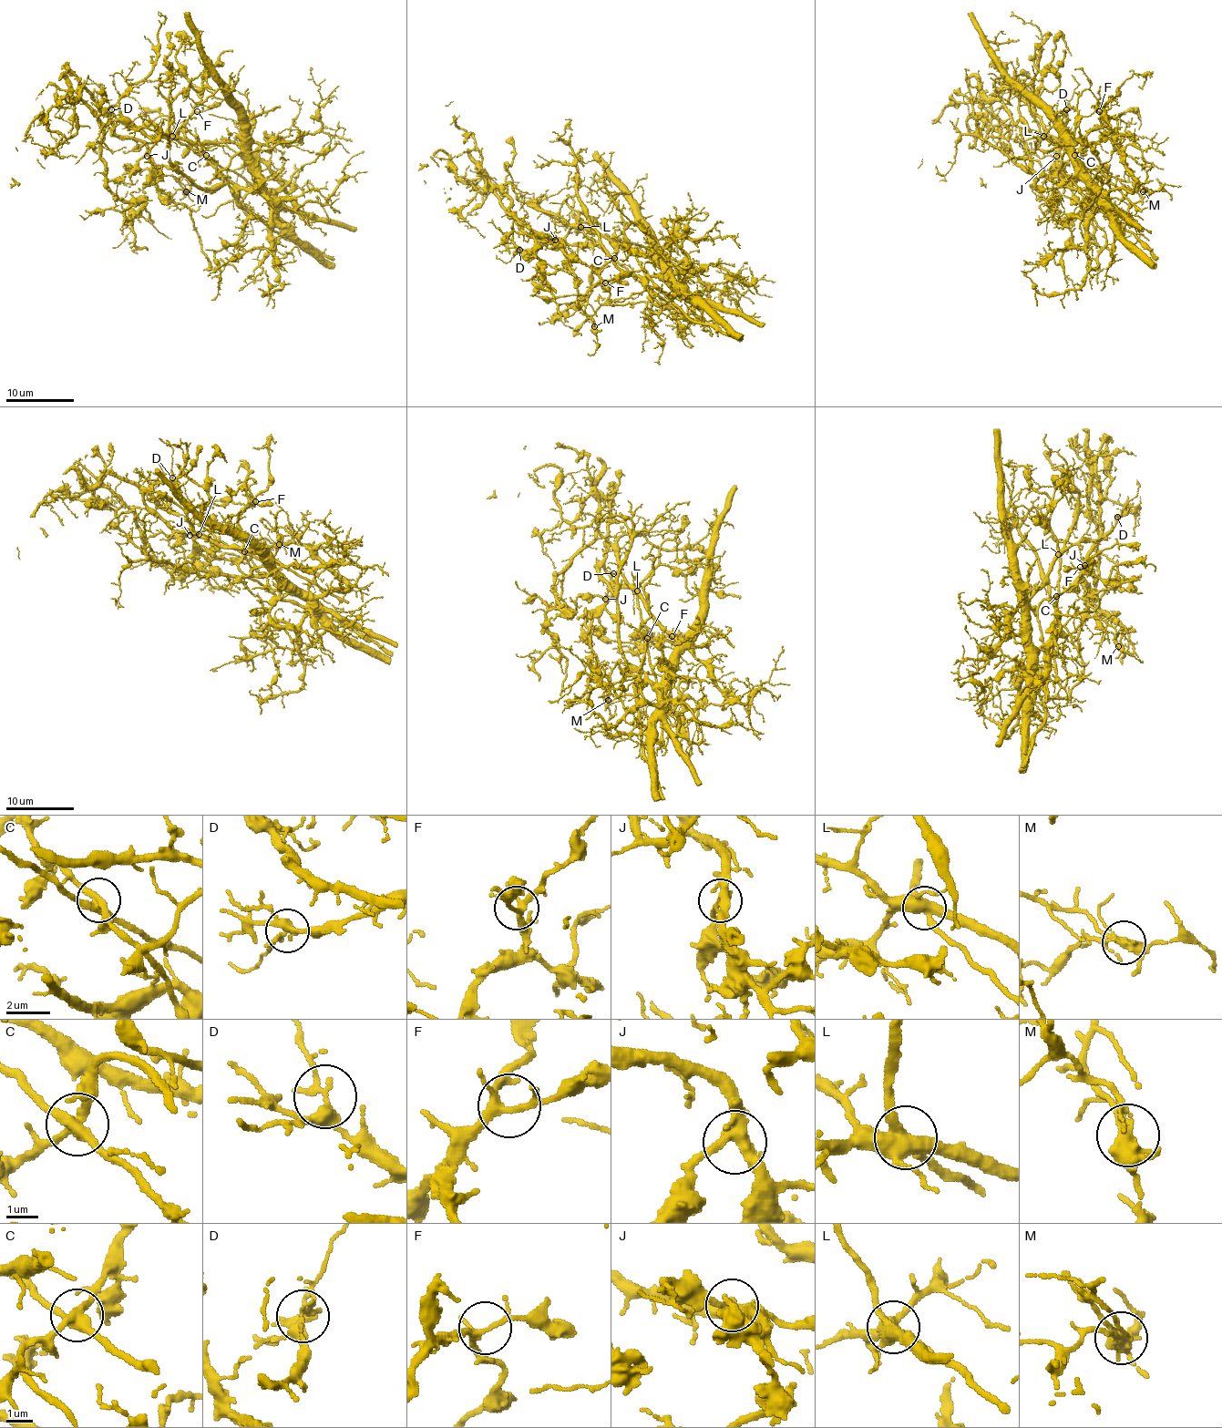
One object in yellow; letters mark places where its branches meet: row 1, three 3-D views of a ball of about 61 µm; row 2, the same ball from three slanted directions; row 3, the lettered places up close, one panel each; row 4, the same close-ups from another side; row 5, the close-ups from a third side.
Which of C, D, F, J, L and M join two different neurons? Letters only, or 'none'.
C, L, M

